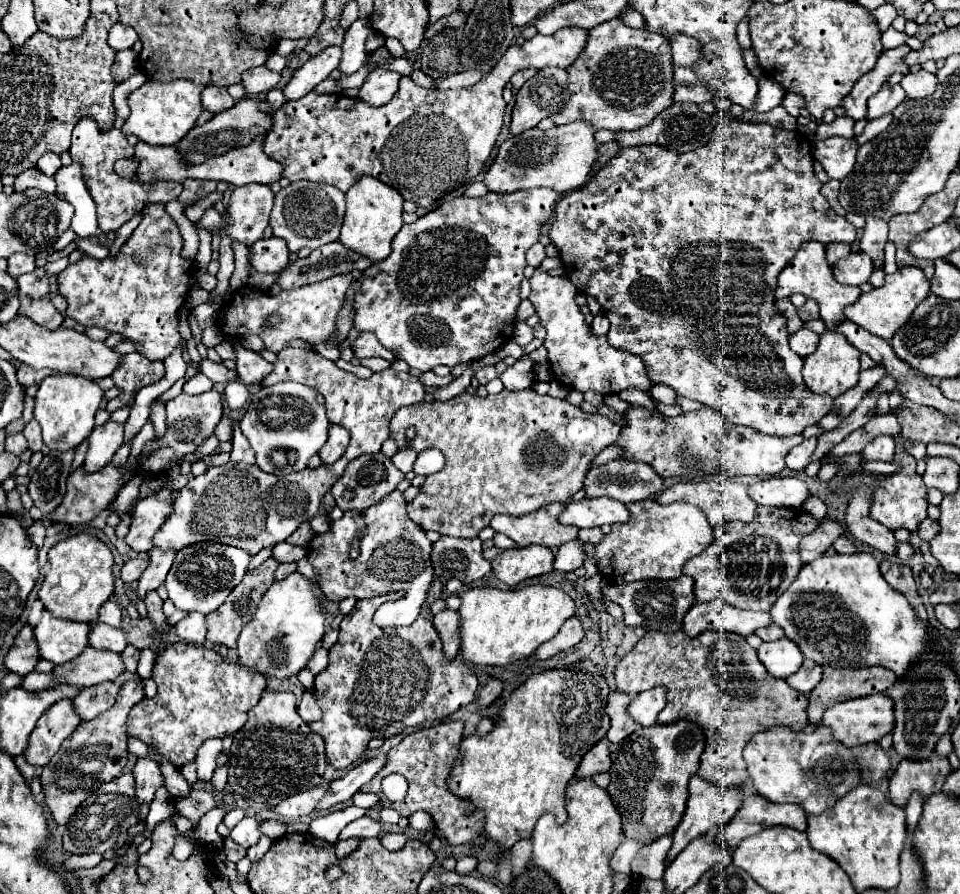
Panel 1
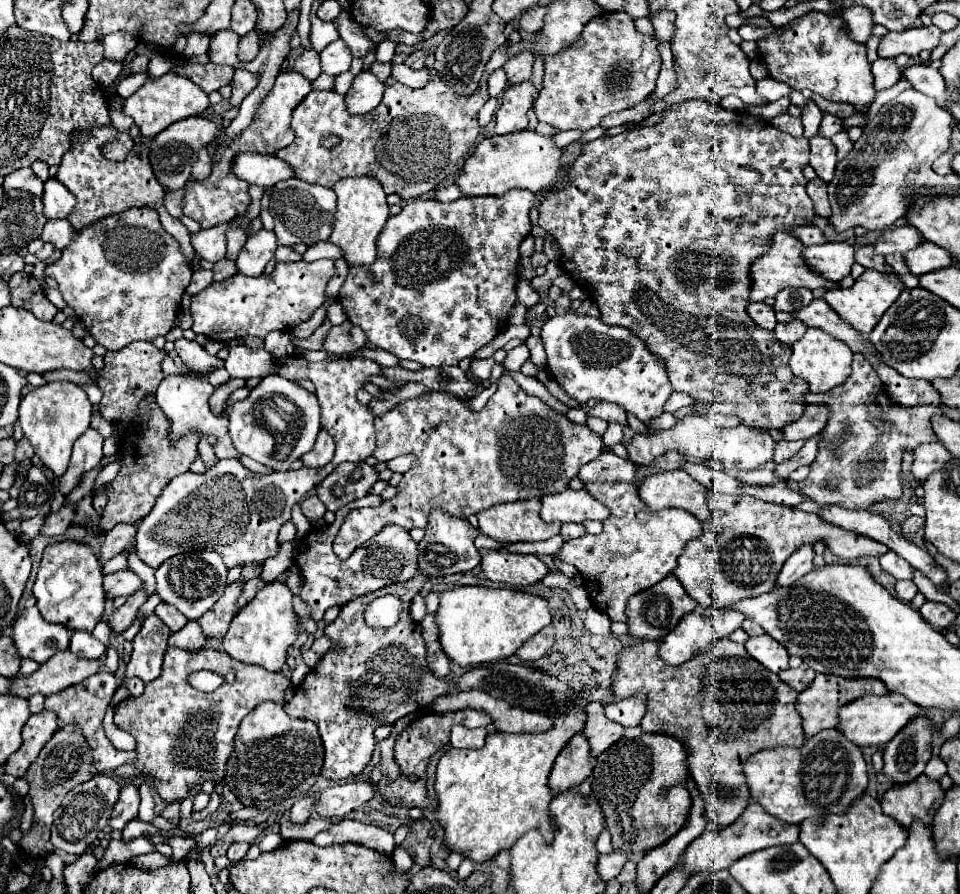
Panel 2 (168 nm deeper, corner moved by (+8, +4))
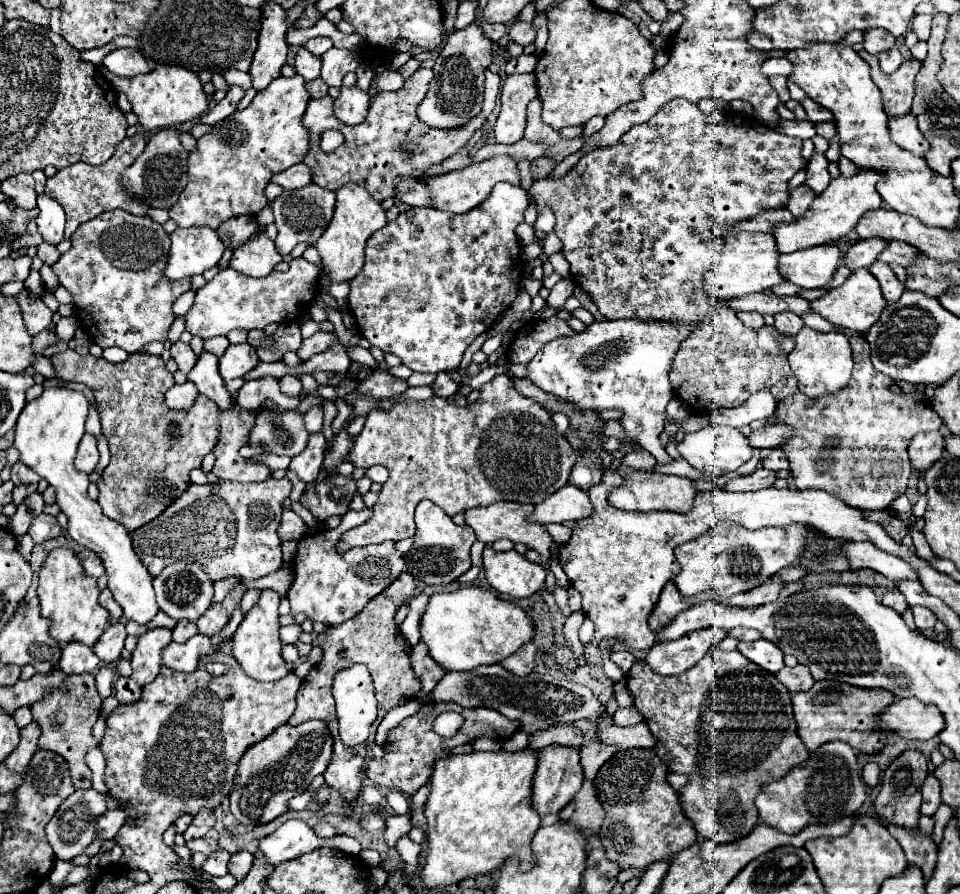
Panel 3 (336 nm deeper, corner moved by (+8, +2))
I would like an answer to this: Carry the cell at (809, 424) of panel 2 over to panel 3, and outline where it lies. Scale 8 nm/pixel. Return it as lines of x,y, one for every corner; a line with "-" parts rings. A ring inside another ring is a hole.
767,425
761,429
755,429
749,435
749,441
753,447
757,449
775,449
781,447
783,443
787,443
793,437
793,427
791,425

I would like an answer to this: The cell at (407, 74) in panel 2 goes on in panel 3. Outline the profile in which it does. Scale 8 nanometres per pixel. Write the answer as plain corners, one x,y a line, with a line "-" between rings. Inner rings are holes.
387,69
387,73
383,73
383,75
377,73
373,77
373,83
379,87
379,91
395,91
395,89
403,87
405,77
397,75
397,71
393,71
393,69

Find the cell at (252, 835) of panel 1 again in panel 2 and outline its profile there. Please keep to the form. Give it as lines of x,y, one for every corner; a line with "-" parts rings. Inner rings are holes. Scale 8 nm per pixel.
233,843
233,845
229,847
229,851
227,851
227,859
229,859
231,863
241,861
241,859
247,855
247,849
249,849
249,843

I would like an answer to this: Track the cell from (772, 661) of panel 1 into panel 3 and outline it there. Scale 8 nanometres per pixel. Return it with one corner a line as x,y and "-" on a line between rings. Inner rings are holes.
757,639
753,643
739,643
737,647
749,661
753,661
755,665
759,665
761,669
769,671
769,673
777,673
779,669
783,669
783,651
773,645
767,639

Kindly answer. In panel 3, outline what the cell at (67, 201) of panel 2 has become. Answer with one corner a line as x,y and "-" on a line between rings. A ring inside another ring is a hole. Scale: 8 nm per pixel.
41,193
37,197
37,207
41,209
39,217
37,217
37,225
39,225
39,233
43,235
43,239
51,245
57,245
59,241
63,241
63,231
65,231
65,211
59,205
59,201
47,193

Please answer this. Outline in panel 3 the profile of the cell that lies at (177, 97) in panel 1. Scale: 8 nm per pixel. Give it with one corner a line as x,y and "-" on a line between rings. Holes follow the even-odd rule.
161,65
151,73
127,77
127,79
105,71
105,77
109,79
109,83
113,83
117,91
127,95
129,103
133,105
133,113
139,117
139,125
145,131
173,127
187,121
197,121
201,115
209,111
209,97
203,93
203,85
199,77
185,67

